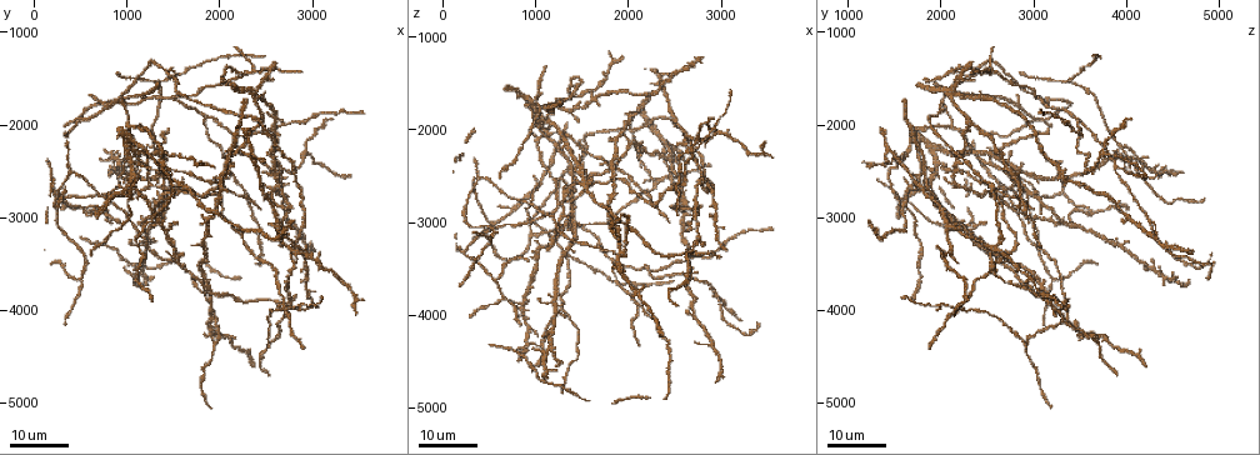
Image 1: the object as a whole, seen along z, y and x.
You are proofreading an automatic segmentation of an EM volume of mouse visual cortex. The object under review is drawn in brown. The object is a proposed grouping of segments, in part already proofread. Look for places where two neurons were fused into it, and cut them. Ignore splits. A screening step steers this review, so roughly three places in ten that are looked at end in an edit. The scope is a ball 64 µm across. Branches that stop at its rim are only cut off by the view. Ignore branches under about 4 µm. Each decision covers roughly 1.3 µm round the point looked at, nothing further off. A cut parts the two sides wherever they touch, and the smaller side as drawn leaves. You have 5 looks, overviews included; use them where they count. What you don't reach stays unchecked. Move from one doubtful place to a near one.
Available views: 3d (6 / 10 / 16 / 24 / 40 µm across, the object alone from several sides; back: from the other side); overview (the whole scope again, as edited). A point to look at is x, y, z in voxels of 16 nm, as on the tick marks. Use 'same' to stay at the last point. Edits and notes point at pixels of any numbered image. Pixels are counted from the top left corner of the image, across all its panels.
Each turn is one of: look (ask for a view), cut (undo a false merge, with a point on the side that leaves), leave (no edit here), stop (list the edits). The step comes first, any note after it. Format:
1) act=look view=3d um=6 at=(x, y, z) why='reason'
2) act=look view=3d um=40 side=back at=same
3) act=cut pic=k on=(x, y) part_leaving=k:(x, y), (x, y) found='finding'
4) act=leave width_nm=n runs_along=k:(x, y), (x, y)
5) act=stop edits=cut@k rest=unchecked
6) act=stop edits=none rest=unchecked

act=look view=3d um=24 at=(2250, 1450, 2550) why='three-way junction'

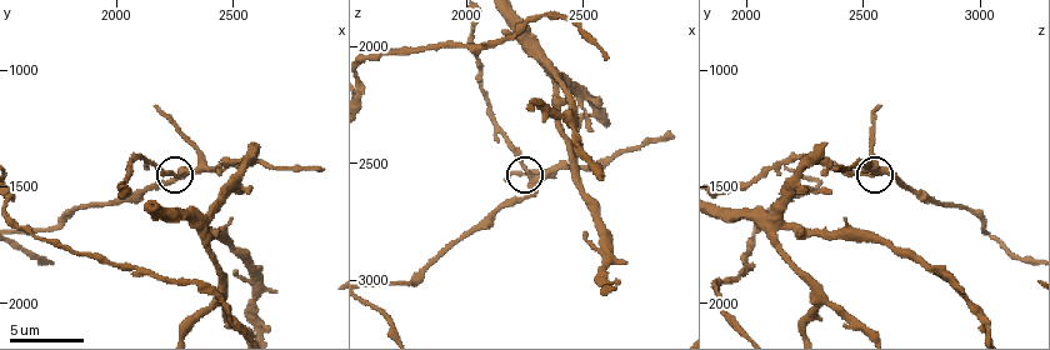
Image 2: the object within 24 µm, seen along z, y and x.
act=look view=3d um=10 at=(2290, 1430, 2570)

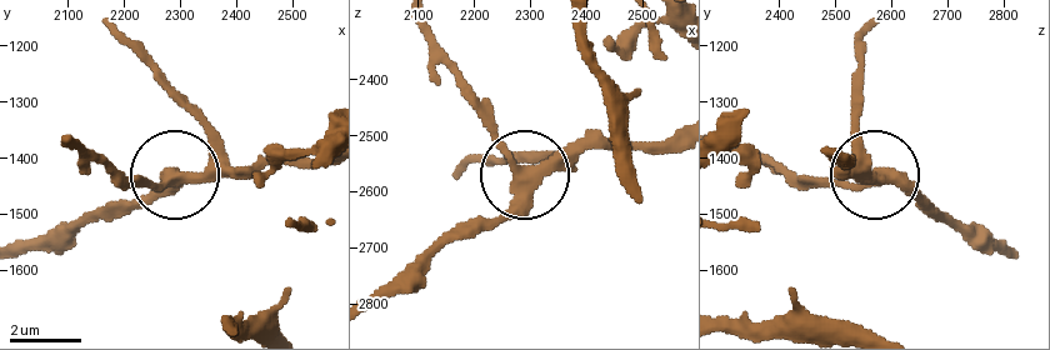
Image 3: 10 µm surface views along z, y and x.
act=leave runs_along=3:(378, 303), (599, 135) found='one neuron here'

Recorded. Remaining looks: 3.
act=look view=3d um=24 at=(1050, 2000, 2100) why='three-way junction'

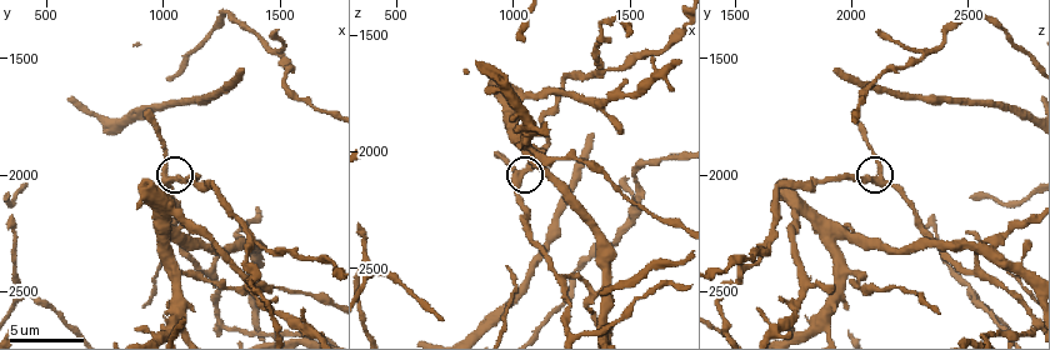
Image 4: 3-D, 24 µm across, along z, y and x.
act=look view=3d um=10 at=(1010, 2000, 2130)

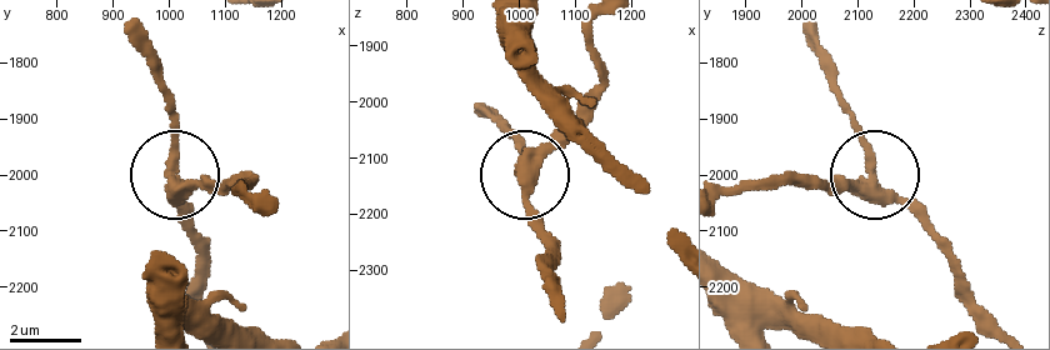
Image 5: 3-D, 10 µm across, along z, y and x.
act=leave side_arm_um=5 found='one neuron here'

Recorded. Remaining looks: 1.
act=stop edits=none rest=unchecked

